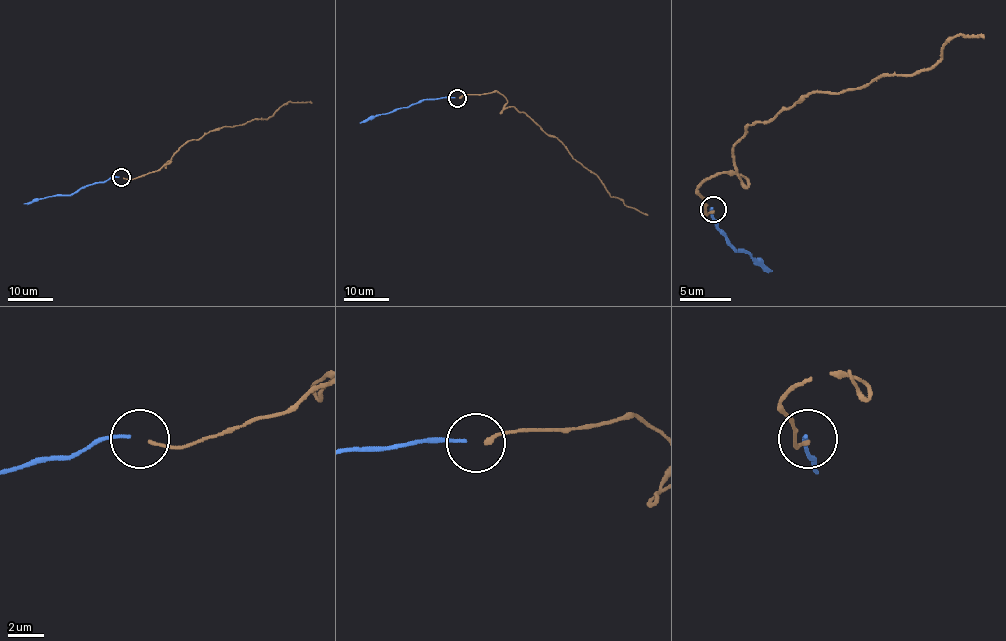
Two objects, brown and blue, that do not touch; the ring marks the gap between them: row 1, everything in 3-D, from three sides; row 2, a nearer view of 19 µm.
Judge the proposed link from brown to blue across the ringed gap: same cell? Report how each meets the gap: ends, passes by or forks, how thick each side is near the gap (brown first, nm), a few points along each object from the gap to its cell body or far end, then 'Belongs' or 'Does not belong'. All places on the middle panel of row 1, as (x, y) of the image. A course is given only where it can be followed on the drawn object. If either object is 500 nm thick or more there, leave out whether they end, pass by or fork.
At the ring brown ends. At the ring blue ends. Thickness 200 nm (brown) against 170 nm. Course of brown: (459, 98), (498, 92), (506, 98), (506, 107), (514, 106), (554, 135), (612, 197), (648, 215). Course of blue: (454, 97), (422, 99), (369, 116), (359, 123). Does not belong

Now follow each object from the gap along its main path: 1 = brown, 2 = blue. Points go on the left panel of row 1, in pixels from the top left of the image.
1: (123, 177), (133, 179), (159, 170), (183, 145), (211, 130), (267, 119), (287, 102), (312, 103)
2: (118, 177), (86, 185), (69, 195), (53, 195), (23, 204)

